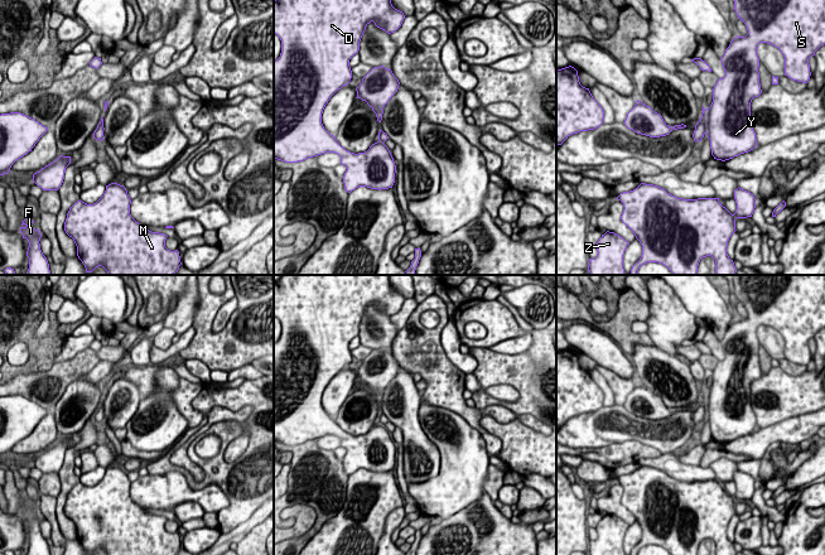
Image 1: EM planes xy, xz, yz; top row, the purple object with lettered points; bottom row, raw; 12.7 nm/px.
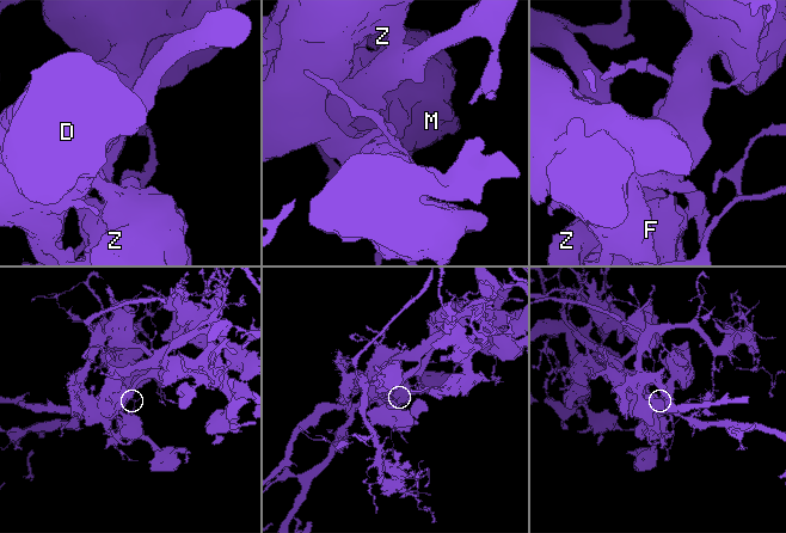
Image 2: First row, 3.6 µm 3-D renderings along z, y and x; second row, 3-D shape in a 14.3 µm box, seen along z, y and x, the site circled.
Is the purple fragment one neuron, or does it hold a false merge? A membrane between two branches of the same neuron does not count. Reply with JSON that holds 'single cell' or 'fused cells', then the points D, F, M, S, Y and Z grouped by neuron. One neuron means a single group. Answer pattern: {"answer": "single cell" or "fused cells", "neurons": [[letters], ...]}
{"answer": "fused cells", "neurons": [["D", "M", "S", "Y", "Z"], ["F"]]}

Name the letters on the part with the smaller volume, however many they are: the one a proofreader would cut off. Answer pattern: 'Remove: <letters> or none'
Remove: F

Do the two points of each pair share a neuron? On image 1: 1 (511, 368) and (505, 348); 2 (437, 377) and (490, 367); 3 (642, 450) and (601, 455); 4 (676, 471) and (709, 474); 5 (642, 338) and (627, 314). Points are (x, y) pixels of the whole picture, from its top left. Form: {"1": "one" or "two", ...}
{"1": "two", "2": "two", "3": "one", "4": "one", "5": "one"}

